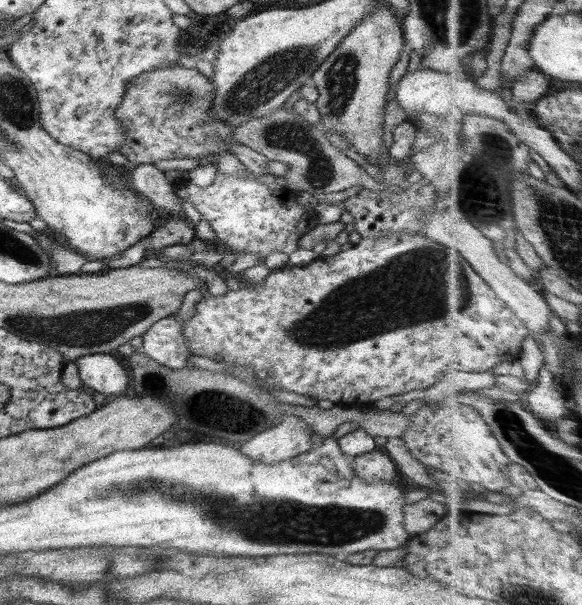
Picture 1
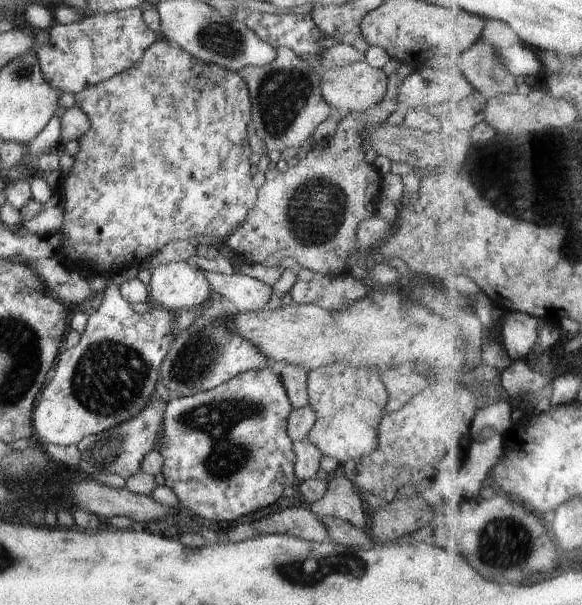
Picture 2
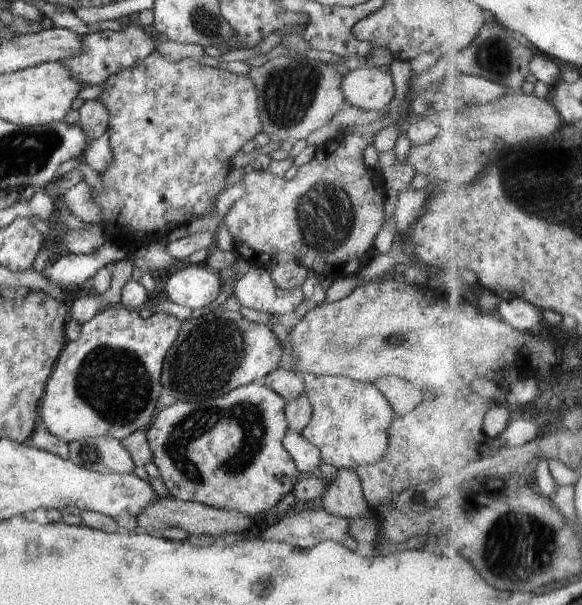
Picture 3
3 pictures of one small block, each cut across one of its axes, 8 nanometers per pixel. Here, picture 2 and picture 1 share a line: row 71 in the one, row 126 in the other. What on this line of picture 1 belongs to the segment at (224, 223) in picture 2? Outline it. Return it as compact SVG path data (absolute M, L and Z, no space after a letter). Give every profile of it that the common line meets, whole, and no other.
M172 66L142 72L126 84L126 94L122 96L122 102L118 104L114 115L118 117L120 123L124 123L127 140L125 144L117 149L122 155L128 157L130 162L141 164L151 164L157 160L170 159L197 159L199 165L216 165L217 160L207 160L209 155L227 151L227 146L235 142L231 138L234 126L226 126L224 122L216 120L212 114L212 103L214 103L214 93L216 86L211 79L206 78L196 68L186 68L182 66Z

